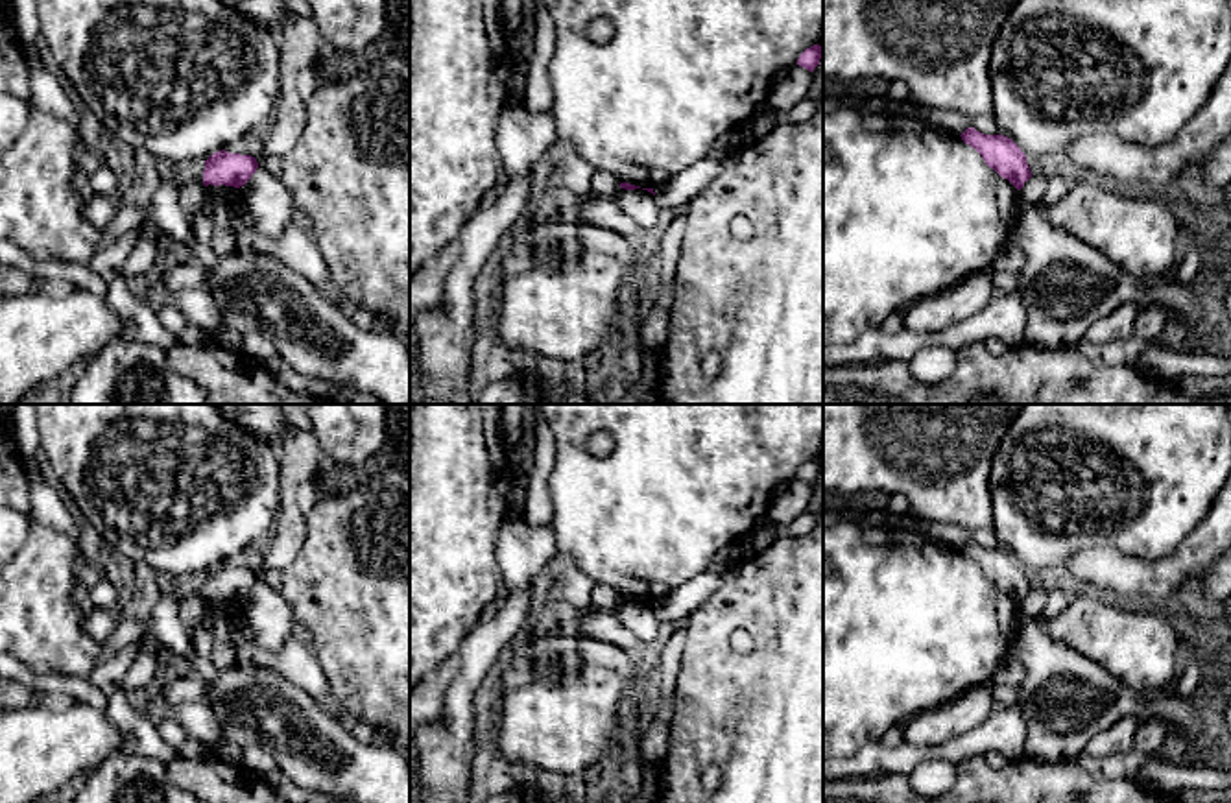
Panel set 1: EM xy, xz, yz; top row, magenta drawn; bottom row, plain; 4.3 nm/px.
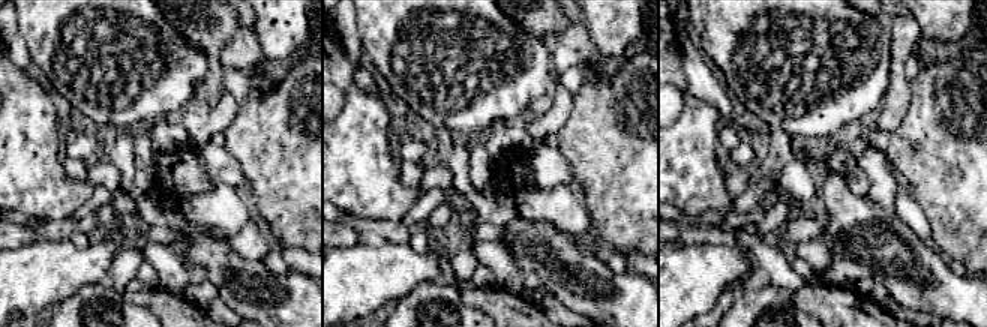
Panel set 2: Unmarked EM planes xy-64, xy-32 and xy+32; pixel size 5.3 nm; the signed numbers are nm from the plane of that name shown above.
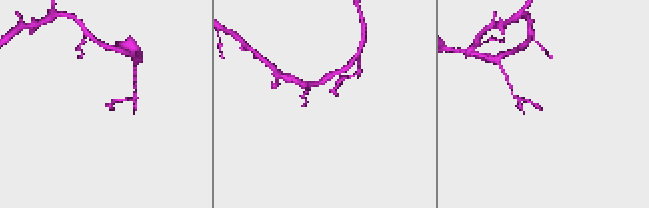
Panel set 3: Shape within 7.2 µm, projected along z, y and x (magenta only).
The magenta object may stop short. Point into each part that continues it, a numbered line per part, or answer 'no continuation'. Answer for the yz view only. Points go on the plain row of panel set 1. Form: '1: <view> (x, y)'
no continuation

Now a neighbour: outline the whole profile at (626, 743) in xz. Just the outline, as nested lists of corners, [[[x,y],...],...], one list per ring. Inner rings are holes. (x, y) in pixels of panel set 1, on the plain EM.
[[[640,687],[639,692],[631,698],[626,709],[626,722],[618,731],[618,737],[613,744],[611,757],[605,761],[605,768],[592,775],[598,783],[609,783],[613,768],[620,764],[626,757],[633,755],[639,744],[639,714],[642,707],[650,701],[650,687]]]

